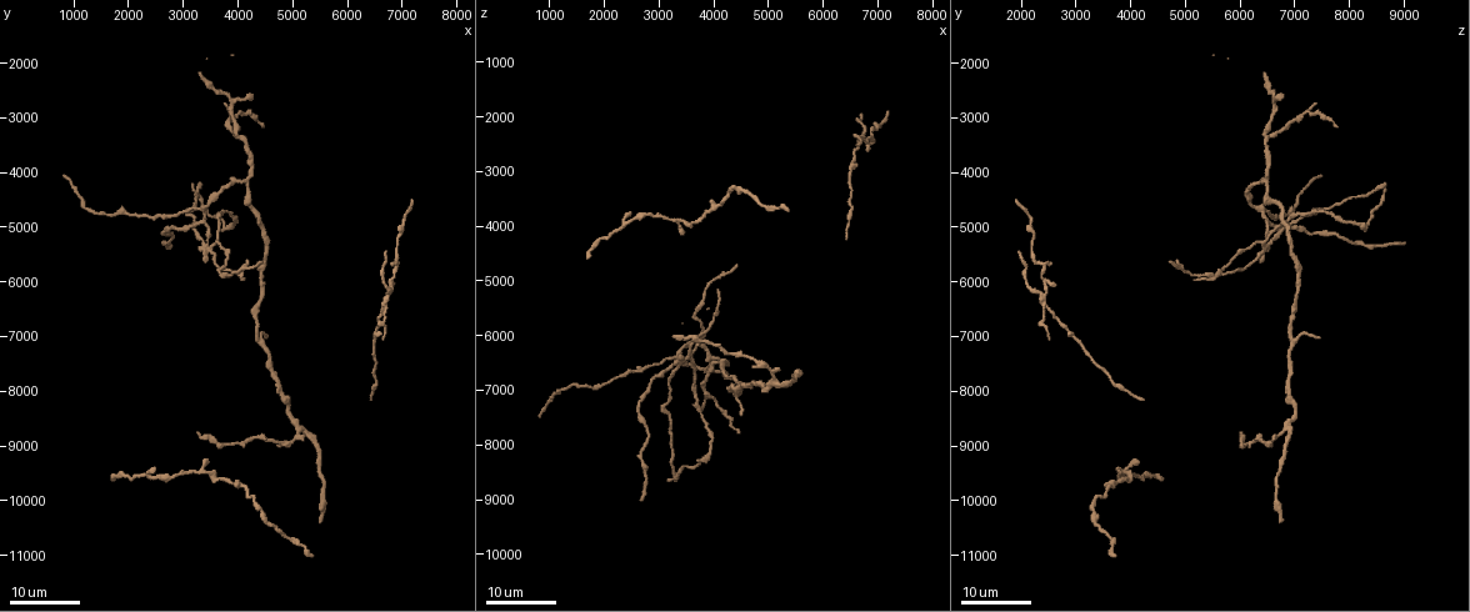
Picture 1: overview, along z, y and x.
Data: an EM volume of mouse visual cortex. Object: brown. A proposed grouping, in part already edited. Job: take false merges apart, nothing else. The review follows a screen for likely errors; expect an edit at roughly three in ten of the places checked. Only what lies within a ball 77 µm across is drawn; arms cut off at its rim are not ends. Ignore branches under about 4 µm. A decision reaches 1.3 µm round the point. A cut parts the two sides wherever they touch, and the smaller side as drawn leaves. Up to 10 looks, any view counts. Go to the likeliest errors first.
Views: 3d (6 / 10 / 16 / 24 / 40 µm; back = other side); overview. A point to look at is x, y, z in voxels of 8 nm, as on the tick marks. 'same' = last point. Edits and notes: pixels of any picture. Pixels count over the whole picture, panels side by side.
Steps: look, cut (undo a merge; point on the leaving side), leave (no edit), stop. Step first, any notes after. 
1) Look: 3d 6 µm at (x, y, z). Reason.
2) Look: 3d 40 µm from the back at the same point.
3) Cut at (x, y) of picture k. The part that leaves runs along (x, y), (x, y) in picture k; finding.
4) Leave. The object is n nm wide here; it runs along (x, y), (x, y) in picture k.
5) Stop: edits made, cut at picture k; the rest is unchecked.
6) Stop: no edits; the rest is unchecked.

Look: 3d 16 µm at (6700, 6300, 2400). Branch point.

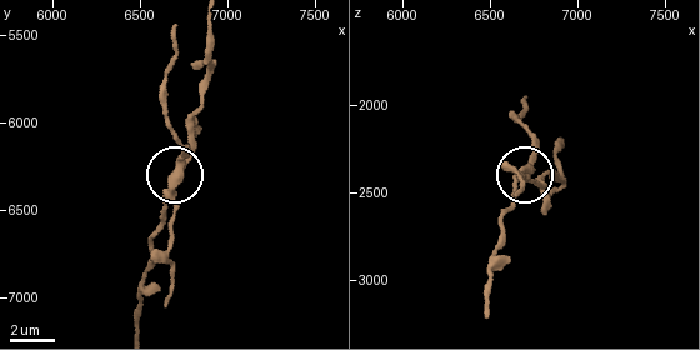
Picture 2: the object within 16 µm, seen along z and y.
Look: 3d 10 µm at the same point.

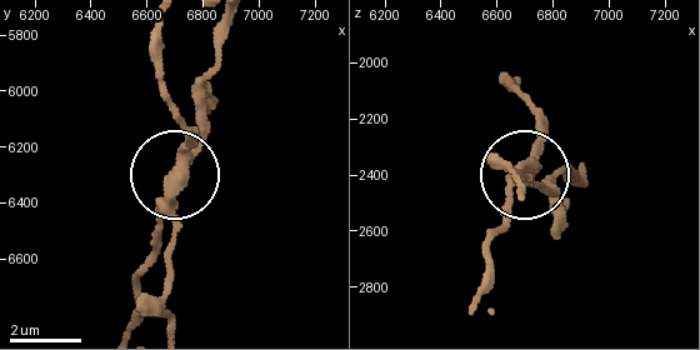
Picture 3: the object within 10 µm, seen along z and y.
Cut at (191, 140) of picture 3. The side arm is 9 µm long; the part that leaves runs along (175, 190), (158, 223), (136, 321) in picture 3; two neurons meet here.

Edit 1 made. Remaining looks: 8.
Look: overview. See it whole again.

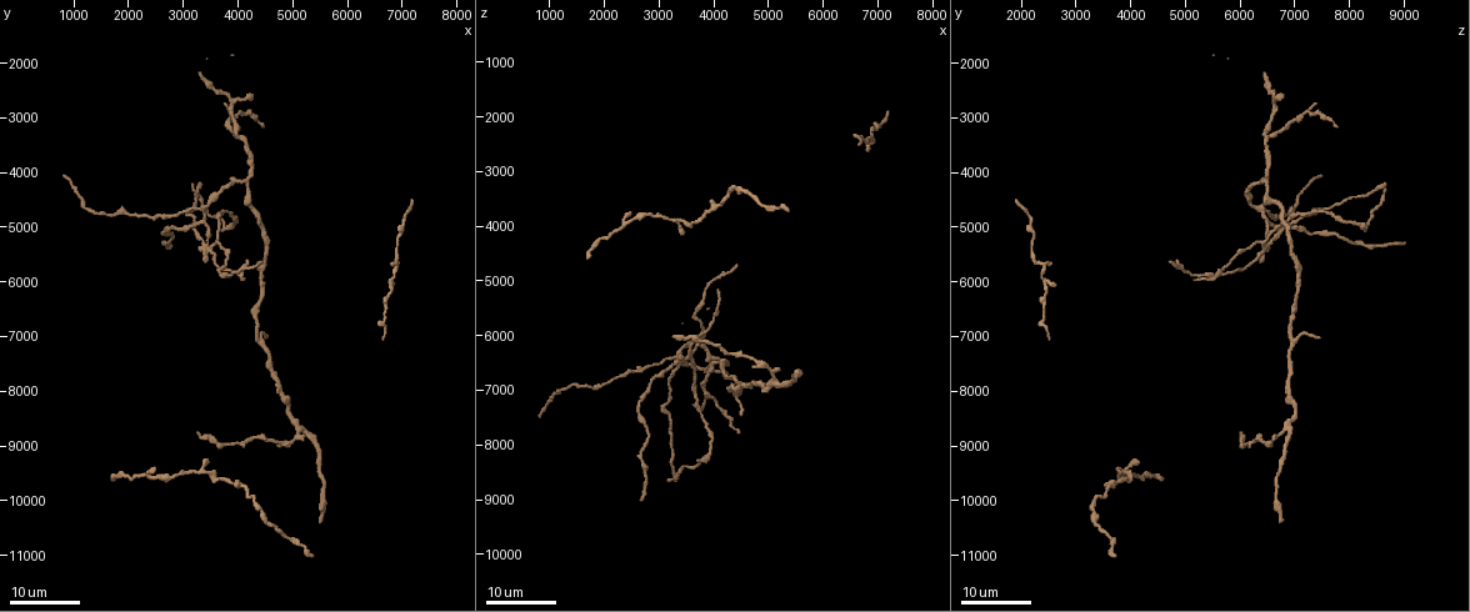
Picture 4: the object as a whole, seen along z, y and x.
Look: 3d 24 µm at (3950, 3300, 6600). Thin arm on a thick one.

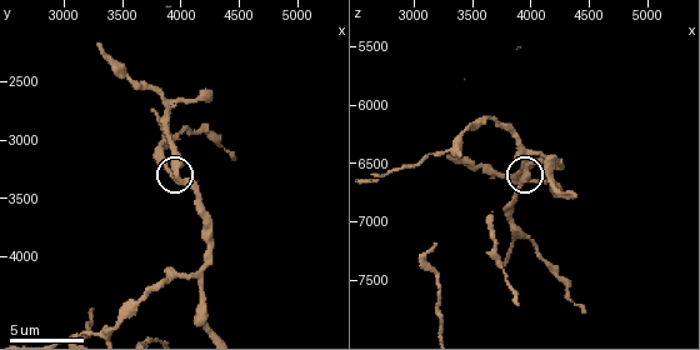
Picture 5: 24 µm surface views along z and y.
Look: 3d 6 µm at the same point.

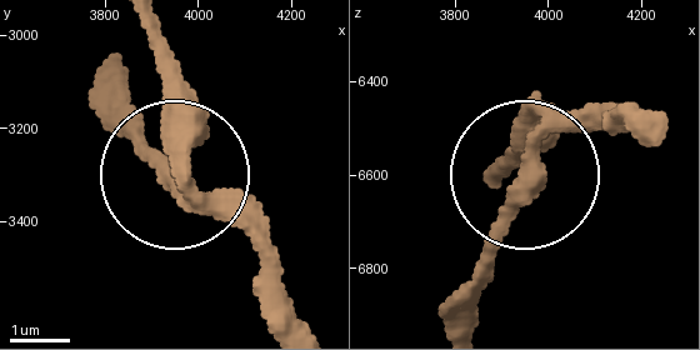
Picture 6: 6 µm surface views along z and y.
Leave. The object is 360 nm wide here; it runs along (305, 326), (265, 251), (91, 93) in picture 6; all the same neuron.

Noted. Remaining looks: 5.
Look: 3d 24 µm at (3450, 5400, 6400). Four or more arms meet.

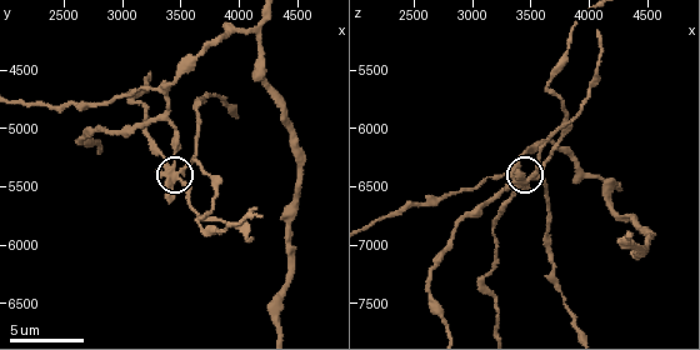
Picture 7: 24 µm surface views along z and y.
Look: 3d 6 µm at (3460, 5460, 6420). Zoom in.

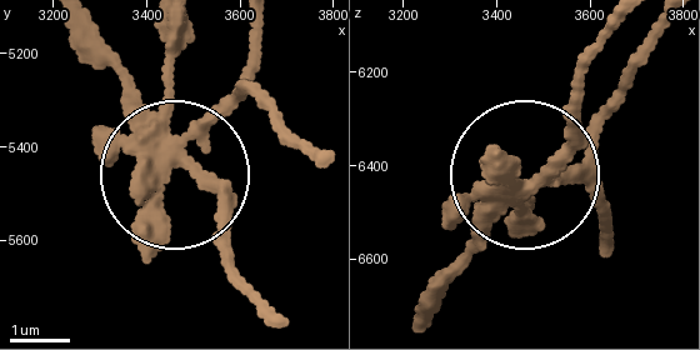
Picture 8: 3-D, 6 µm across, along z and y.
Cut at (236, 91) of picture 8. 4 arms meet here; the part that leaves runs along (170, 140), (225, 95), (255, 20) in picture 8; a second neuron is stuck on.

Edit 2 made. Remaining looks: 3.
Look: 3d 24 µm at (5100, 8650, 6800). Four or more arms meet.

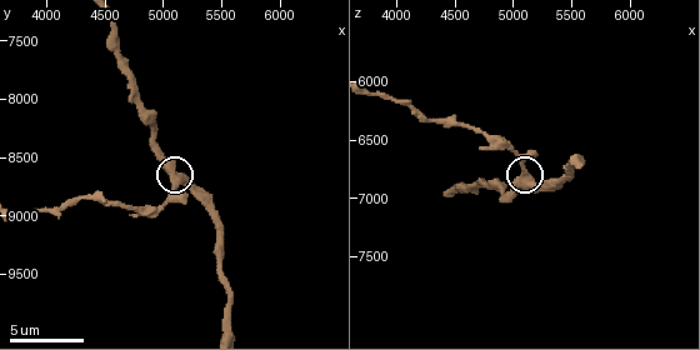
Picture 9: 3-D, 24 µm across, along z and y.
Look: 3d 6 µm at (5160, 8700, 6840). Closer look.

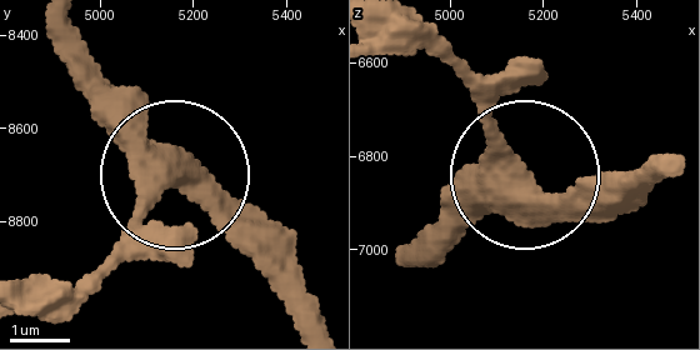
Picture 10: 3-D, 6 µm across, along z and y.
Leave. The object is 410 nm wide here; it runs along (59, 31), (74, 76), (278, 265) in picture 10; all the same neuron.

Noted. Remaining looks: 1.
Look: 3d 16 µm at (4780, 8960, 6460). Two arms in line, one across.

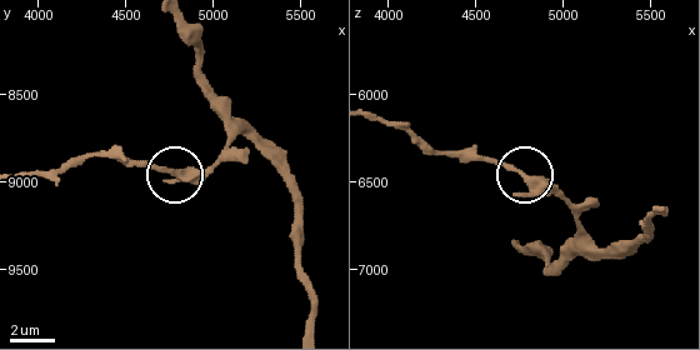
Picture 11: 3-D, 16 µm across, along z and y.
Leave. 3 arms meet here; all the same neuron.

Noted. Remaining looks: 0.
Stop: edits made, cut at picture 3, cut at picture 8; the rest is unchecked.

